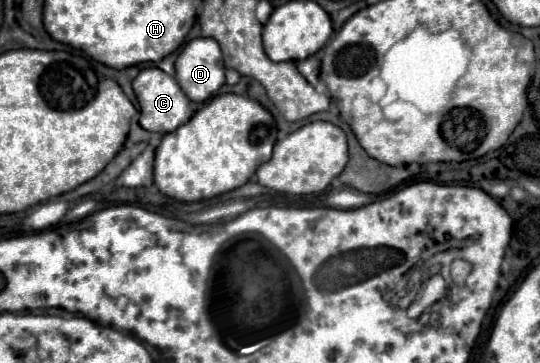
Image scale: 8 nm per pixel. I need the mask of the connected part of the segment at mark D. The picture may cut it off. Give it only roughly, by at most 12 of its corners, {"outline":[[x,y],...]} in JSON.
{"outline":[[214,38],[190,40],[176,80],[192,102],[224,84]]}

